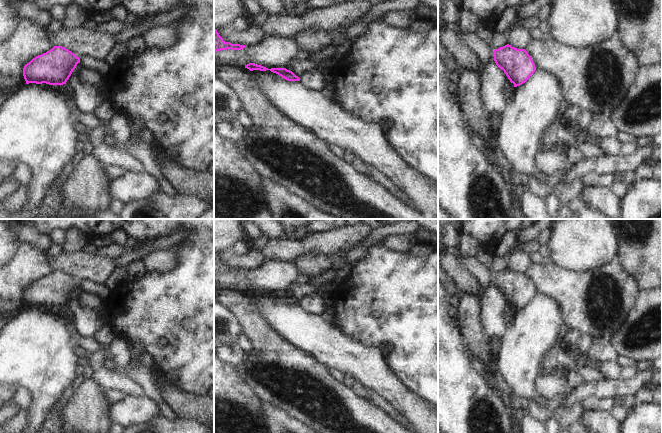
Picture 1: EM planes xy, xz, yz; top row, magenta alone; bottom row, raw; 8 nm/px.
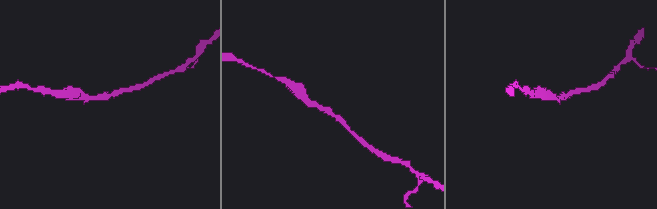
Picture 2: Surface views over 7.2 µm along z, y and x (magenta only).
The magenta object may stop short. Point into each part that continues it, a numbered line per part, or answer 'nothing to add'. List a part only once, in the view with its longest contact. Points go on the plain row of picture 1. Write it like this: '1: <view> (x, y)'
nothing to add

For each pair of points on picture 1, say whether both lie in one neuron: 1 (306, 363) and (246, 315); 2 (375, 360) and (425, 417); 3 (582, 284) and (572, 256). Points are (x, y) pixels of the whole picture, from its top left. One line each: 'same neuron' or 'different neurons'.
1: same neuron
2: same neuron
3: different neurons

